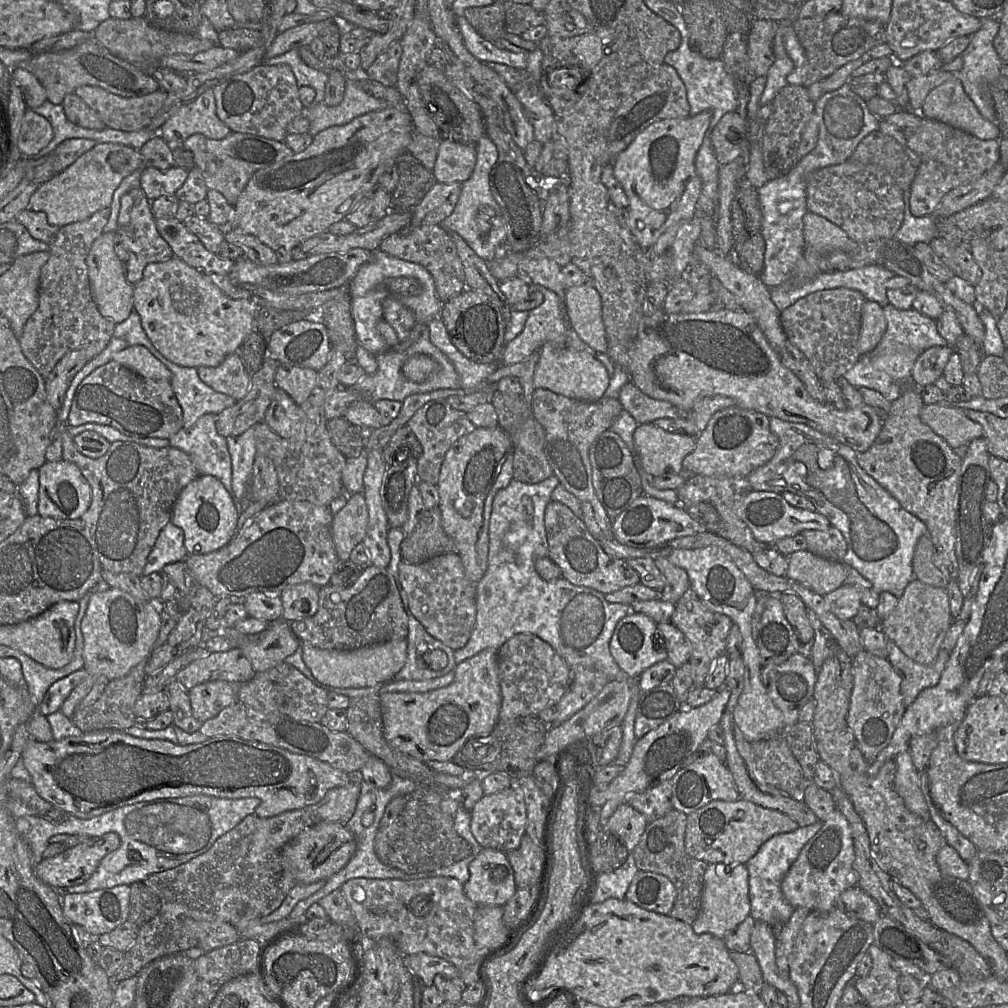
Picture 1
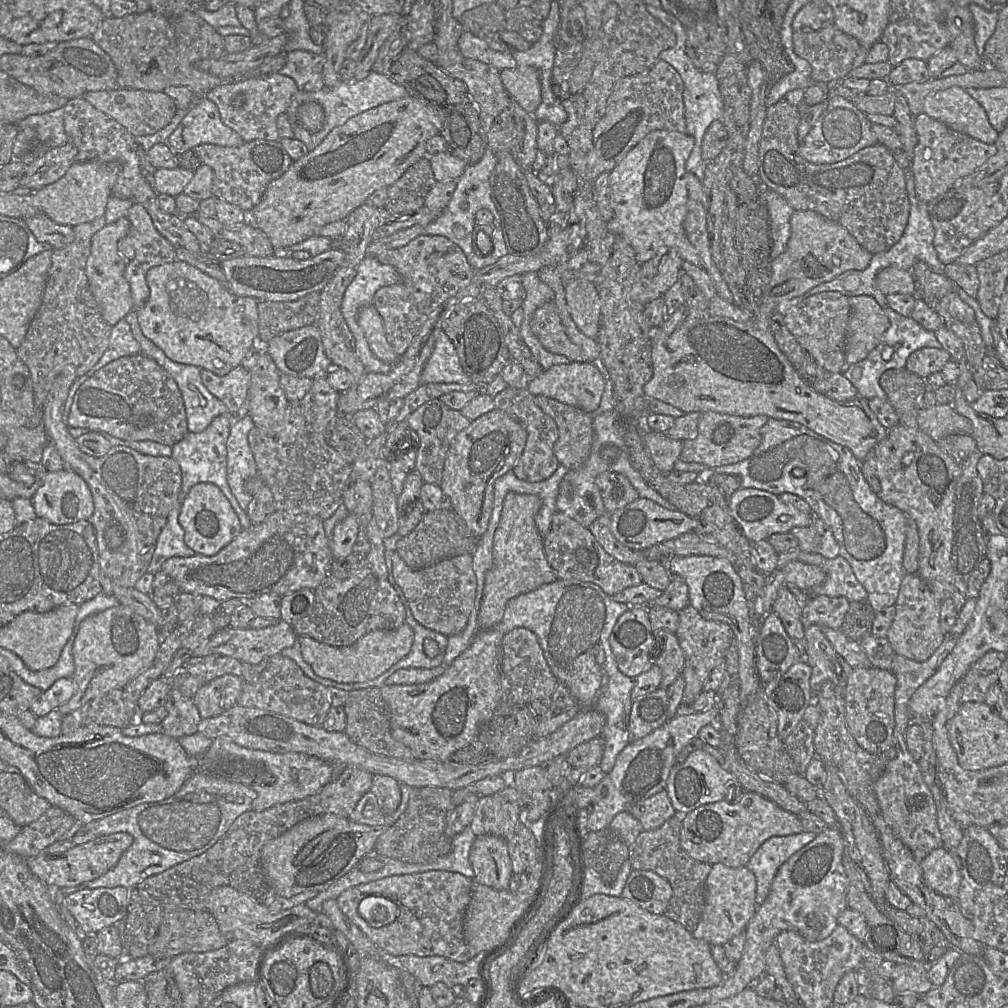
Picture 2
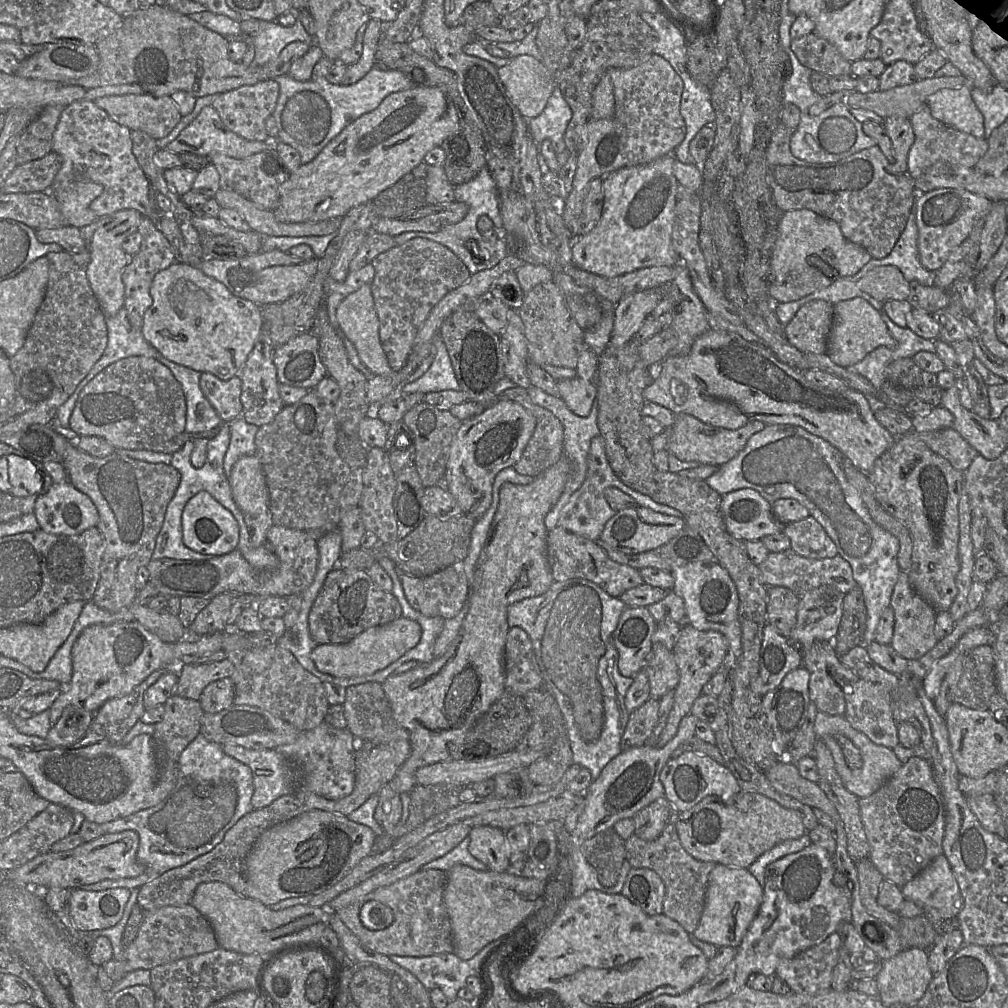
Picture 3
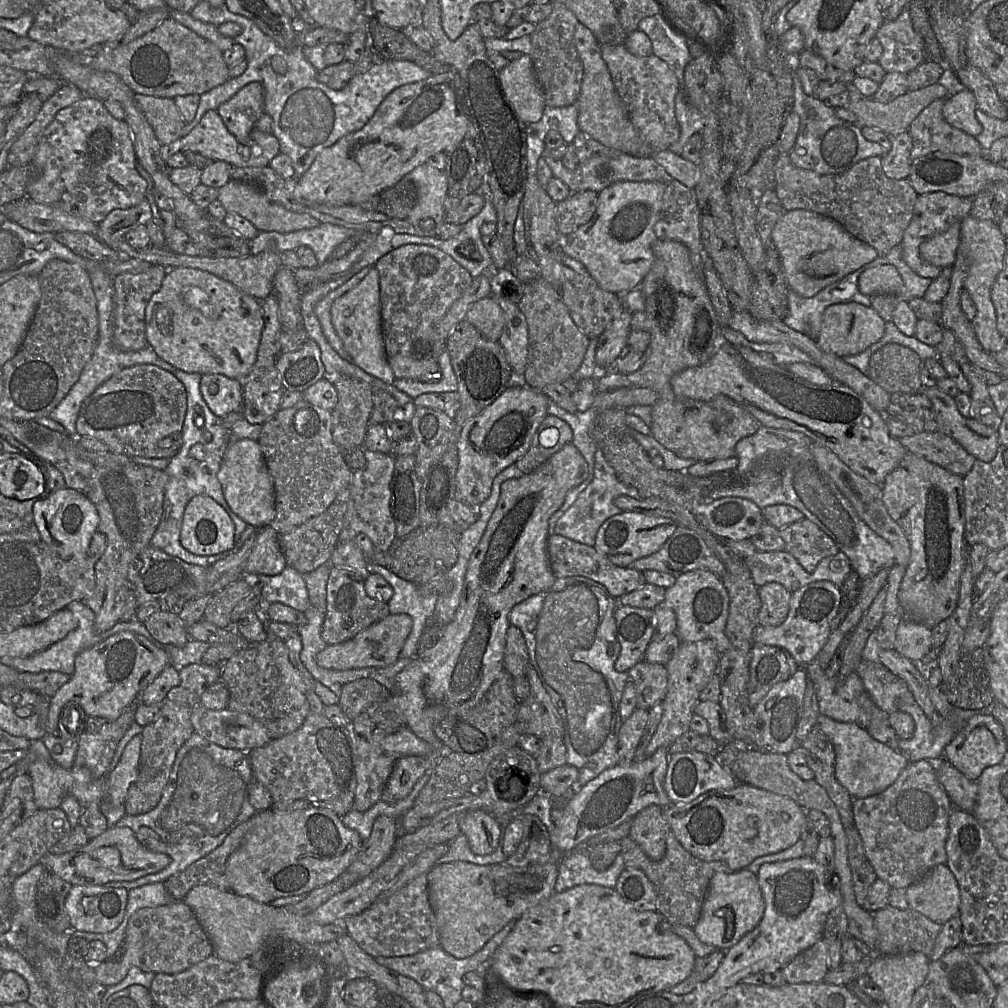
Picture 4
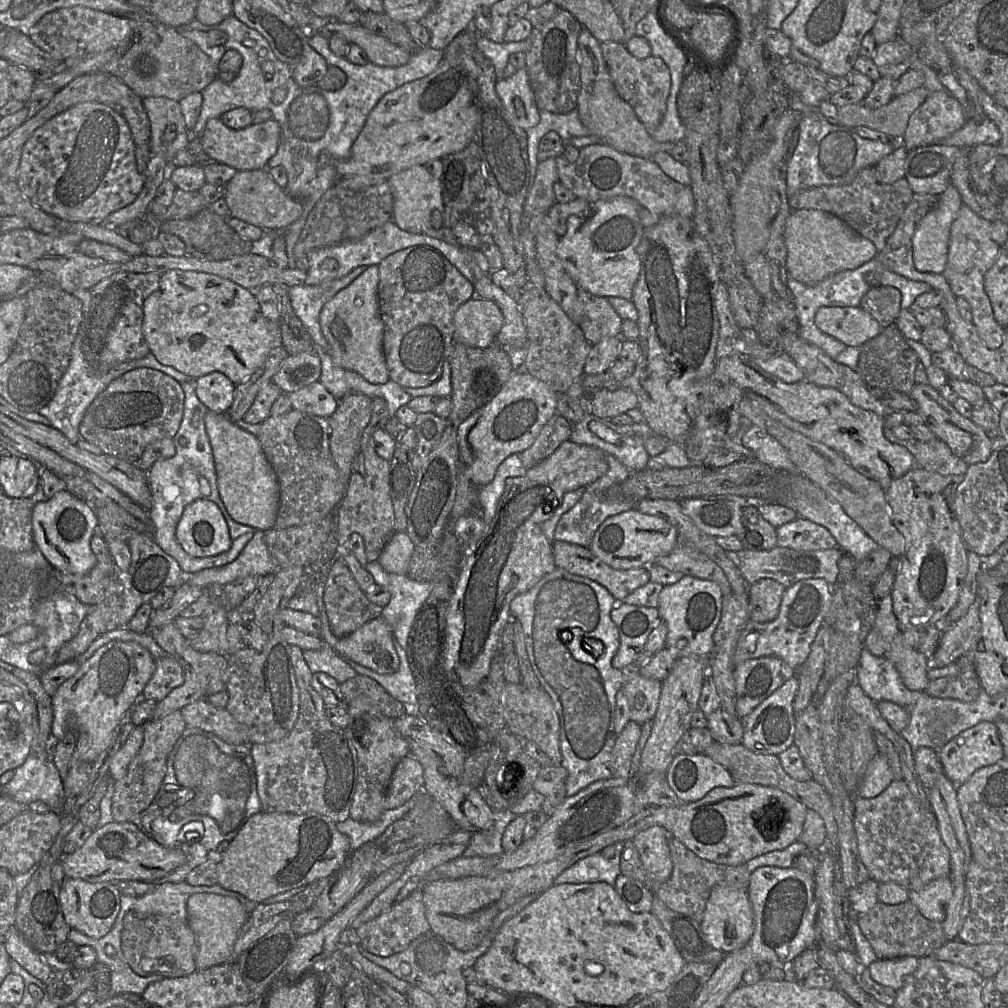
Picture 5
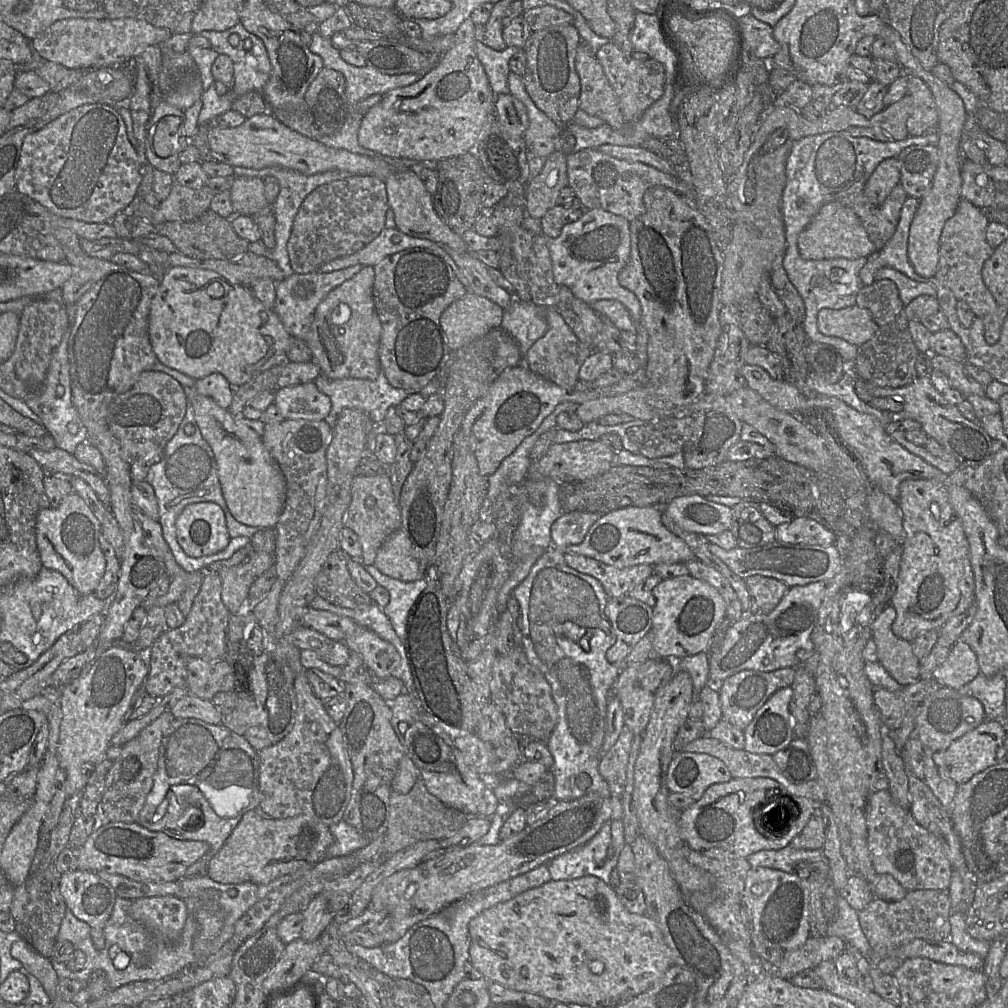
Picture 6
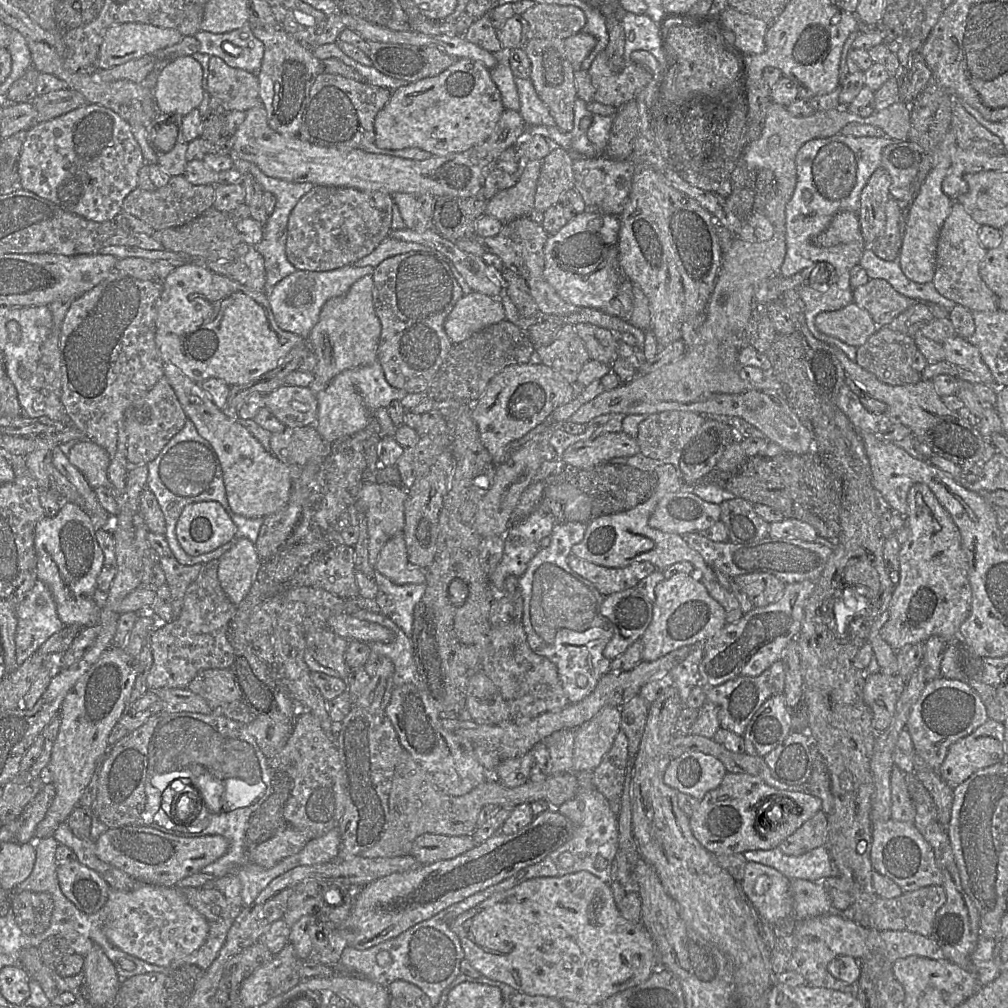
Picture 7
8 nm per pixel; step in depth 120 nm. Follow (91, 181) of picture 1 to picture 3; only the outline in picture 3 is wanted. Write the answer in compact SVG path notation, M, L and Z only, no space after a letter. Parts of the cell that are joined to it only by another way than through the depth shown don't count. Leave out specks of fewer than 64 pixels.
M80 180L60 186L52 194L58 202L66 225L82 228L99 217L91 210L91 202L103 193L102 184Z

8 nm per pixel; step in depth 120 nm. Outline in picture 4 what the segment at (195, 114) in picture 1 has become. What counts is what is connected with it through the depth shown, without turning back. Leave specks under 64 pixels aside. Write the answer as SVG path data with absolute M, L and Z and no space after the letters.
M208 110L200 122L185 136L176 141L162 145L161 158L167 164L169 158L177 152L191 150L212 160L225 161L236 167L265 167L280 153L278 139L272 133L265 133L256 127L247 139L238 140L231 134L216 110Z

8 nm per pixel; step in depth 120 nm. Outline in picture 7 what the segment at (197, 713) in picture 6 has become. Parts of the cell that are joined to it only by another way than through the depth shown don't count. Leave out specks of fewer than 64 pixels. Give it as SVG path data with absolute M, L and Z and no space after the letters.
M165 688L157 693L159 699L163 701L164 712L167 714L179 712L211 714L213 712L205 699L188 688Z

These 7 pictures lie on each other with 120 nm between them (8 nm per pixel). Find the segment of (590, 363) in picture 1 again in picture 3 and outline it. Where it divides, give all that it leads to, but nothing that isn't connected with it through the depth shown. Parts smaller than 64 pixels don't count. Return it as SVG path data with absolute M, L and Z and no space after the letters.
M580 377L557 381L560 398L577 415L589 415L592 404L597 397L597 386L593 381Z

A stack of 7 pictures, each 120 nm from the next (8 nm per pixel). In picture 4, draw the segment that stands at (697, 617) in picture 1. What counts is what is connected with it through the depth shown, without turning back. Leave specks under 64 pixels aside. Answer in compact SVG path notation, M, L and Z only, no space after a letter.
M712 639L697 642L681 642L677 652L666 665L668 673L667 692L662 700L663 714L658 727L646 747L645 756L653 755L660 747L669 747L690 730L694 708L711 677L716 675L721 654Z

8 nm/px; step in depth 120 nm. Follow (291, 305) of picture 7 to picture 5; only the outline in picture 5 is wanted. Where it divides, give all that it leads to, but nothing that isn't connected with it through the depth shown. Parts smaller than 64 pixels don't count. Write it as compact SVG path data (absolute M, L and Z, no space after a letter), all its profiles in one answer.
M359 266L342 278L325 281L319 285L303 284L289 287L288 295L292 308L309 333L314 346L321 347L329 353L329 344L321 331L319 322L321 310L340 290L361 275L366 267L368 266Z

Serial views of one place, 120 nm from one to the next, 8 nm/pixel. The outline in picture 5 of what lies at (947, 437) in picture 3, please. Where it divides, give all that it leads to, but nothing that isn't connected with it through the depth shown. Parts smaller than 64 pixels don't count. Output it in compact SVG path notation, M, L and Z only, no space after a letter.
M884 428L885 437L892 443L908 449L918 466L943 475L965 475L968 464L957 457L942 440L936 438L922 442L916 438L902 440L896 437L892 429Z

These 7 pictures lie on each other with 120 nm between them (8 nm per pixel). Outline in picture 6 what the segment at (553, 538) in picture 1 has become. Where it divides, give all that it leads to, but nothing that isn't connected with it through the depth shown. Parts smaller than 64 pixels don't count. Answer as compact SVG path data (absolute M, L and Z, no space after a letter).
M568 553L564 554L564 560L570 568L597 579L609 599L627 595L653 574L653 566L647 564L617 568L584 555Z

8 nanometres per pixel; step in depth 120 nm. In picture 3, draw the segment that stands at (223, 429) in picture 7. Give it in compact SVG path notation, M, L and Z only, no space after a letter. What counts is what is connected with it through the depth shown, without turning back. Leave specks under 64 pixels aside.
M255 455L241 457L234 464L228 481L233 499L244 514L257 516L269 510L269 492Z

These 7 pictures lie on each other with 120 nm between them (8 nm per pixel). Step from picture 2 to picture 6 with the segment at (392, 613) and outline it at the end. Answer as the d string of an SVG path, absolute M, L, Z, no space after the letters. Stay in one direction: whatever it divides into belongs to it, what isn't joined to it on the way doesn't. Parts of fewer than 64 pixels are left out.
M340 549L328 556L316 577L315 592L334 605L358 609L373 602L352 579L347 567L348 558L351 557Z

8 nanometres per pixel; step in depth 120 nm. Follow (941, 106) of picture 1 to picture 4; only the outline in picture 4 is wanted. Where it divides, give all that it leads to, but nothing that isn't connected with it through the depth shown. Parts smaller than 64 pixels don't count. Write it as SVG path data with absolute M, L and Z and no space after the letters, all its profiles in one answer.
M964 88L957 94L945 98L943 117L953 127L976 137L983 129L976 117L976 108L974 94L968 88Z

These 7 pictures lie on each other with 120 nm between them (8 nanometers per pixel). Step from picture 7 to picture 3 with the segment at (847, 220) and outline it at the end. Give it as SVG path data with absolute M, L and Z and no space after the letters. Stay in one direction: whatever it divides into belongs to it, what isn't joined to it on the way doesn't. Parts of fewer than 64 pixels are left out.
M810 209L784 213L771 259L769 297L774 303L792 302L826 288L836 280L857 274L873 257L859 244L848 240L840 225Z

